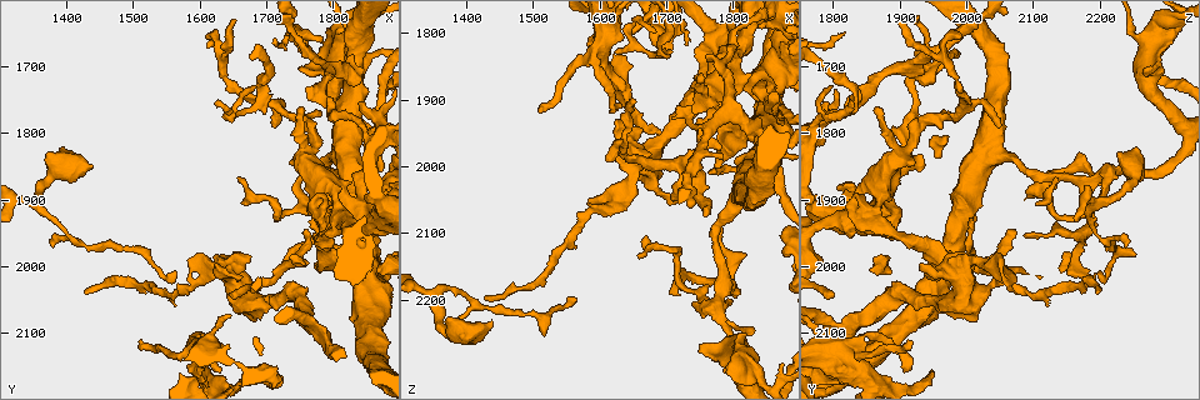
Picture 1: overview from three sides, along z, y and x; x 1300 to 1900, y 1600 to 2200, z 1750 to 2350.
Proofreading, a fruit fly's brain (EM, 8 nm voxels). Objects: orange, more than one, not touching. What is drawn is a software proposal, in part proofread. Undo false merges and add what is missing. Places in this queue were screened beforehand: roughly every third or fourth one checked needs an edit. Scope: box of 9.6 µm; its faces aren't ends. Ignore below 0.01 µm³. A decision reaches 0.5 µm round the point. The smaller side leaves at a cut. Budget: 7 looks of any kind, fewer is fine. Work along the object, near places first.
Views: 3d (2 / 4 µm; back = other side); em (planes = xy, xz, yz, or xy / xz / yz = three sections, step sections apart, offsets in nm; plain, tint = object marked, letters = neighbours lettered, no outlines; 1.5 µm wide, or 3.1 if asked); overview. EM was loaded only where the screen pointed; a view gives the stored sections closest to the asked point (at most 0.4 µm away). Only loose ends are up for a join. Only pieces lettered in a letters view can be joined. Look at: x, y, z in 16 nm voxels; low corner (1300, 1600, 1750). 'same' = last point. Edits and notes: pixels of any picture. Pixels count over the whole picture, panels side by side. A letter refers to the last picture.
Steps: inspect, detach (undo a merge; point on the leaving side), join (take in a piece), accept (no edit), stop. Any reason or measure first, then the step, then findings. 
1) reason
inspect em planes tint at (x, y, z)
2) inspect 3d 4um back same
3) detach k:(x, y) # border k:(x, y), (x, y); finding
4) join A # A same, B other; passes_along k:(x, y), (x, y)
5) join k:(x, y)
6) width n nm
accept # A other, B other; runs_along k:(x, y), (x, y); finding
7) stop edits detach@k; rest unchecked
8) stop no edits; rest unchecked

free end
inspect em planes letters at (1755, 1945, 2075)

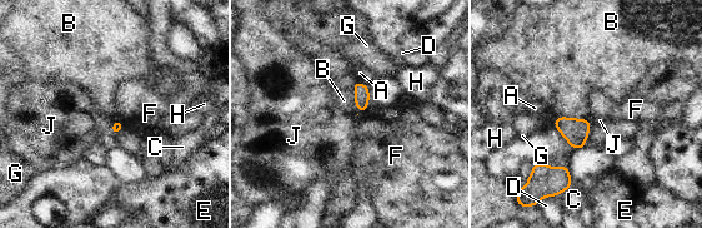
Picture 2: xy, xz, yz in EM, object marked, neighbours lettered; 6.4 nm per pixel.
accept # A other, B other, C other, D other, E other, F other, G other, H other, J other; border 2:(114, 119), (110, 130); no lettered piece goes on from it

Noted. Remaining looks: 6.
tapers out
inspect 3d 4um at (1565, 2010, 2195)

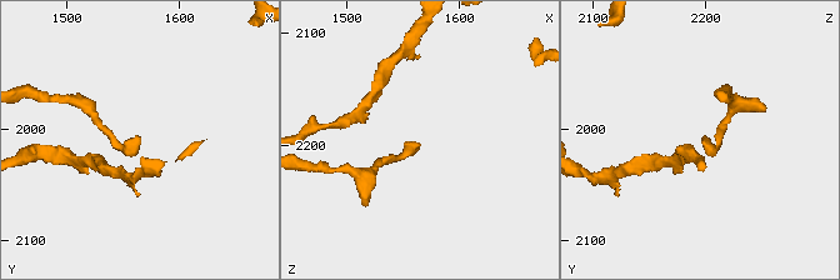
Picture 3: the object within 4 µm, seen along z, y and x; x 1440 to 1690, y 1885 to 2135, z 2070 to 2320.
shape alone is not enough
inspect em yz step 4 tint at (1564, 2008, 2196)

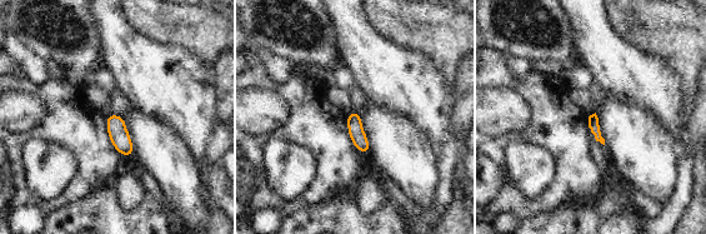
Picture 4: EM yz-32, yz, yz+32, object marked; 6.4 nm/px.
inspect em yz step 4 letters same

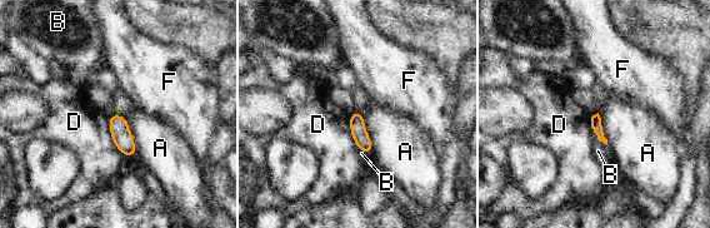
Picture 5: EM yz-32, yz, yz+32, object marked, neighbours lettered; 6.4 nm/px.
accept # A other, B other, D other, F other; border 5:(108, 118), (110, 137), (120, 154); no lettered piece goes on from it

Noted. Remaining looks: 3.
tapers out
inspect em planes letters at (1745, 1760, 1865)

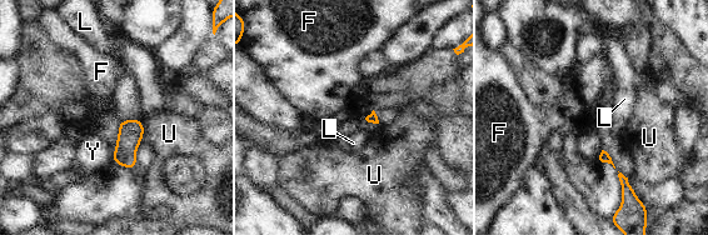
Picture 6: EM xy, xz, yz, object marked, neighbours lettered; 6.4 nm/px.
longest_contact U 130 nm
accept # F other, L other, U other, Y other; border 6:(373, 110), (364, 118); none of them fits

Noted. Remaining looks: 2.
stop no edits; rest unchecked

